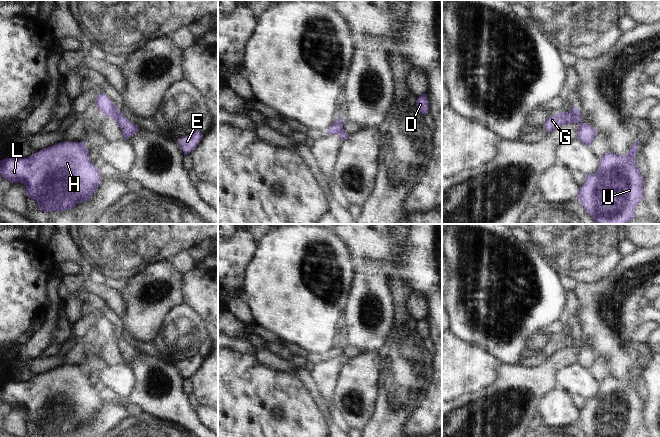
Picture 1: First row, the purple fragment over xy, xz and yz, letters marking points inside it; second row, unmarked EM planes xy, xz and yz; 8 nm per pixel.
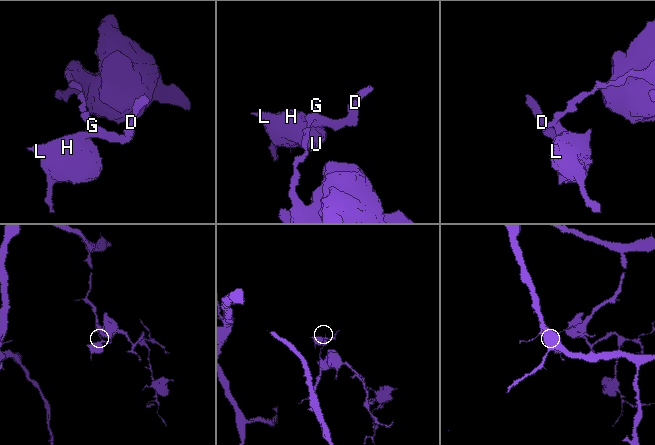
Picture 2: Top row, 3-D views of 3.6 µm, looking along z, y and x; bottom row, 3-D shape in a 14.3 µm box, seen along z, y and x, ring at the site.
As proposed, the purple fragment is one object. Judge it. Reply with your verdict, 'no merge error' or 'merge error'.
merge error

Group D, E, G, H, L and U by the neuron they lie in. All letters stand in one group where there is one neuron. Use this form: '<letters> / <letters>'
D E H L U / G

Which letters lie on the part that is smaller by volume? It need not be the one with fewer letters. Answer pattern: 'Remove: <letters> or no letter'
Remove: D, E, H, L, U

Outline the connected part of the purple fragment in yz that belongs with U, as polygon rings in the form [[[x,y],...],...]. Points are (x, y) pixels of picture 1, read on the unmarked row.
[[[638,363],[626,379],[617,379],[608,375],[600,383],[599,393],[585,400],[585,408],[580,411],[577,424],[587,437],[635,437],[638,427],[643,424],[644,402],[636,389]]]

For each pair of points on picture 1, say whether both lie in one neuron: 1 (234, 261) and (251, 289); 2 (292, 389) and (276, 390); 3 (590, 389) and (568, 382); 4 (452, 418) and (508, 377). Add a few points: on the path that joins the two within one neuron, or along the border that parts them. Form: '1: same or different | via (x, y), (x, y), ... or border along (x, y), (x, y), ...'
1: different | border along (253, 254), (246, 266), (241, 296)
2: same | via (288, 390), (280, 390)
3: same | via (585, 384), (583, 382), (573, 382)
4: same | via (466, 414), (470, 410), (477, 410), (496, 391)

